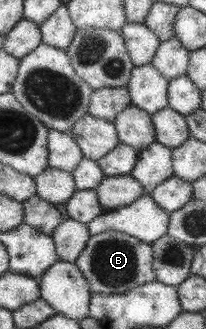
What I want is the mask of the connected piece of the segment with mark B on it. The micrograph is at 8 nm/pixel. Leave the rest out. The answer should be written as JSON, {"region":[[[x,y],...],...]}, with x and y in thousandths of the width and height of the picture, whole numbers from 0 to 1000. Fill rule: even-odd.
{"region":[[[534,699],[442,717],[369,802],[417,839],[451,891],[612,894],[670,869],[767,854],[743,809],[748,781],[748,751],[733,739],[602,705]]]}

